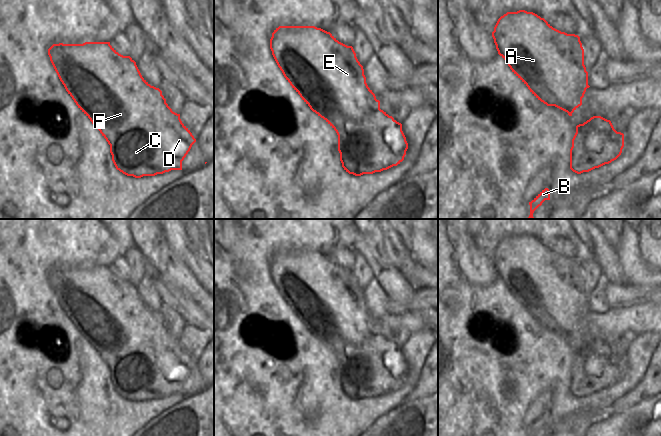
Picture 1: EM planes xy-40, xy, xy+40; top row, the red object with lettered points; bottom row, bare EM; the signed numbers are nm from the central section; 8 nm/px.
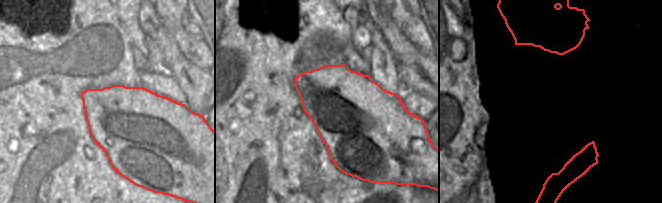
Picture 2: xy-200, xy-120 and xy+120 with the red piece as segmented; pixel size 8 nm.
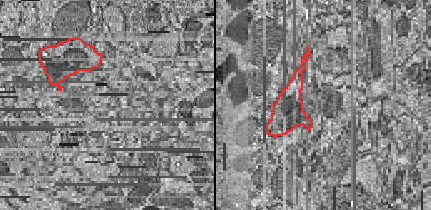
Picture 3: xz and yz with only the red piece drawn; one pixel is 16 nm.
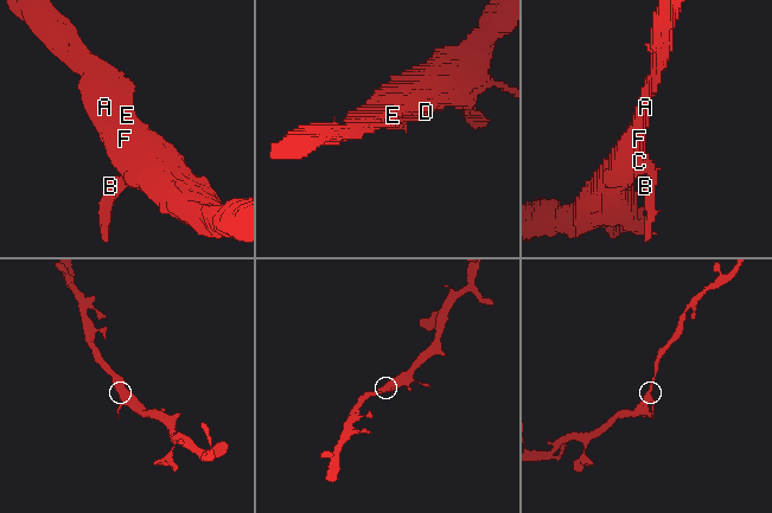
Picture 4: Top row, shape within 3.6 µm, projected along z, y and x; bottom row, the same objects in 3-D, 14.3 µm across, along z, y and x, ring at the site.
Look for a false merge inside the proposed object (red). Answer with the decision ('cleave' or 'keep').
keep

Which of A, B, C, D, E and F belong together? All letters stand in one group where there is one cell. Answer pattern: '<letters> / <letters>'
A B C D E F

